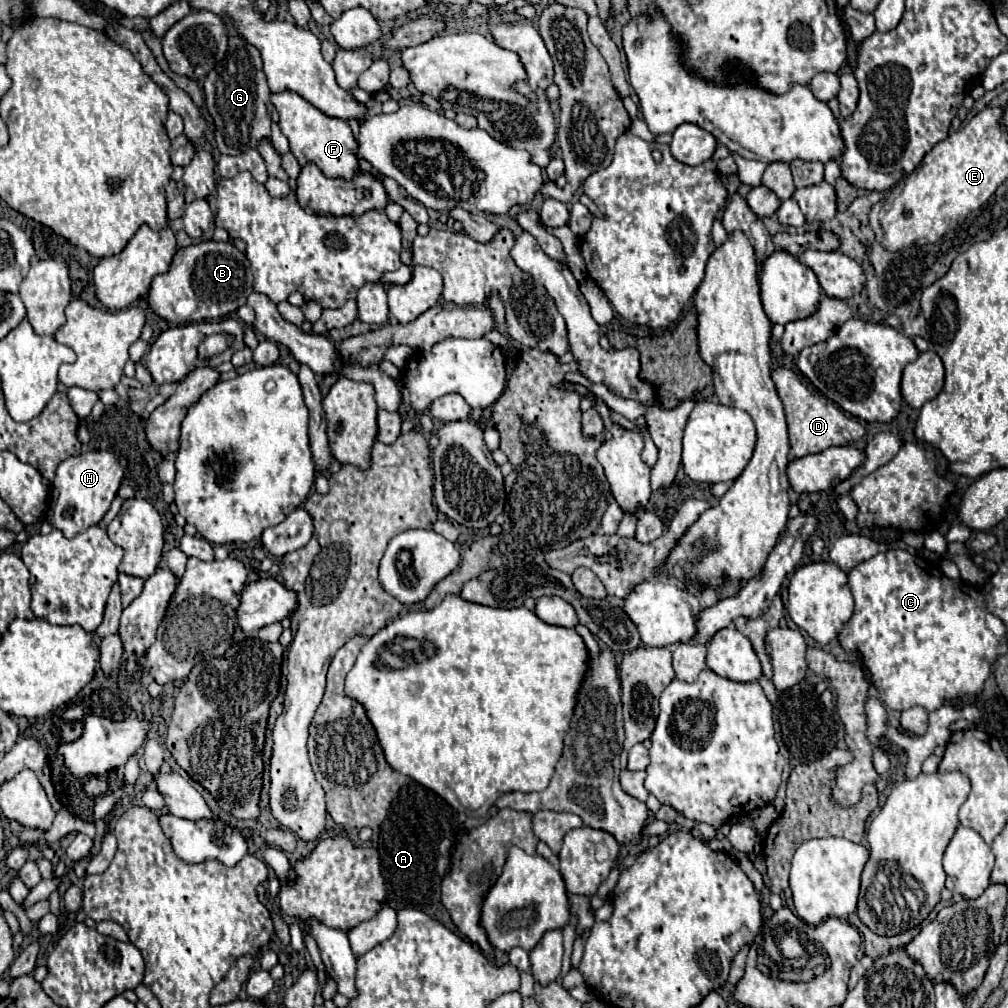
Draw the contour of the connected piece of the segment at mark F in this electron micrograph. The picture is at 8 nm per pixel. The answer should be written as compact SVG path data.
M296 92L272 94L272 104L280 112L282 134L290 140L290 150L294 152L300 166L314 162L328 178L352 178L352 174L358 172L356 140L348 122L322 114Z

